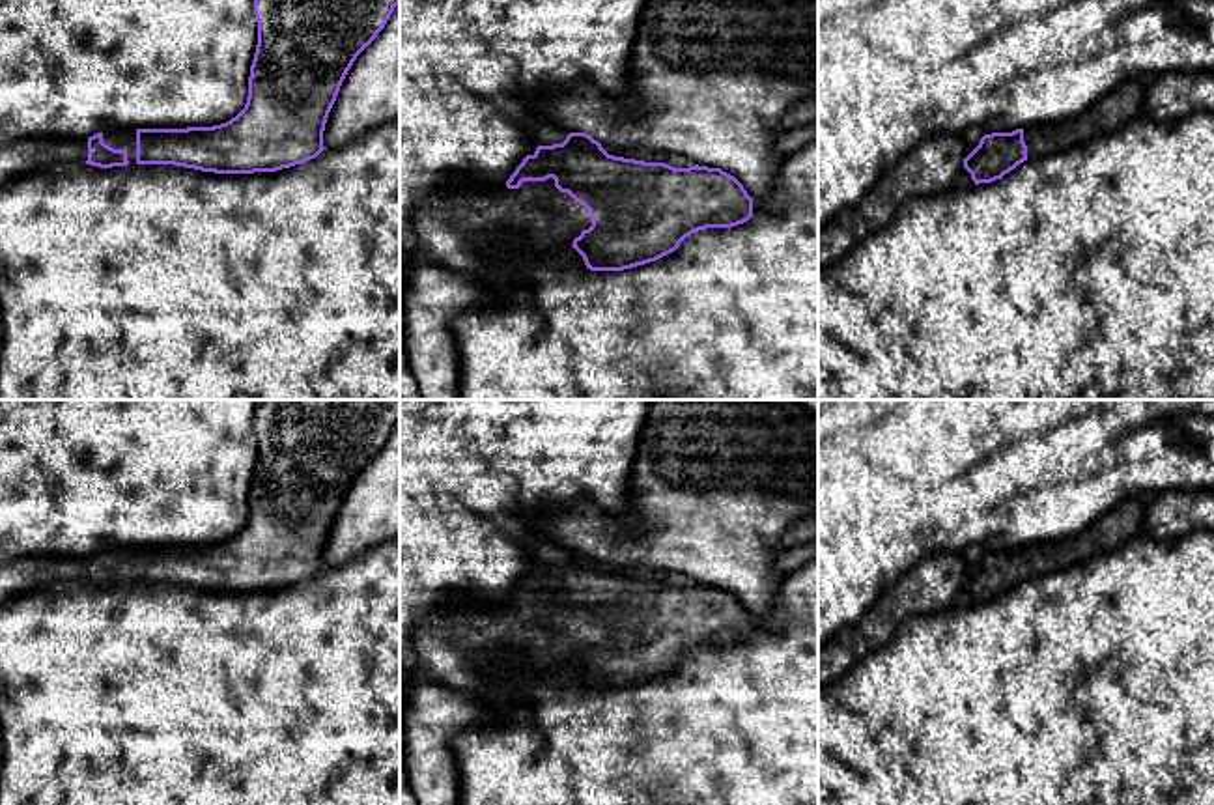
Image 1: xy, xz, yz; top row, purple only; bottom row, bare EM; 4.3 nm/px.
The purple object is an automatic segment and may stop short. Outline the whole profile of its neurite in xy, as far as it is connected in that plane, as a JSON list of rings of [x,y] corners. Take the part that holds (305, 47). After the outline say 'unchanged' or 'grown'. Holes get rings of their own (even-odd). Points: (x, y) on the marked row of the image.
[[[254,0],[258,45],[245,108],[226,123],[187,129],[108,127],[84,140],[24,138],[0,148],[0,187],[50,164],[174,164],[215,174],[276,172],[316,159],[340,86],[400,0]]]; grown

